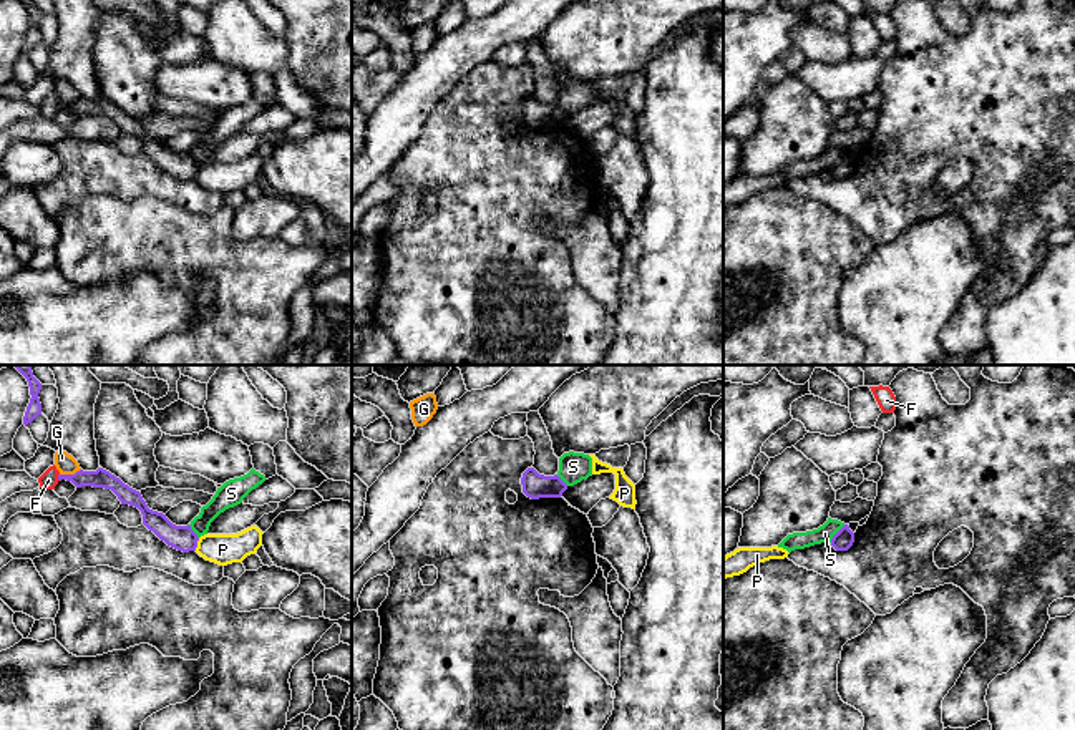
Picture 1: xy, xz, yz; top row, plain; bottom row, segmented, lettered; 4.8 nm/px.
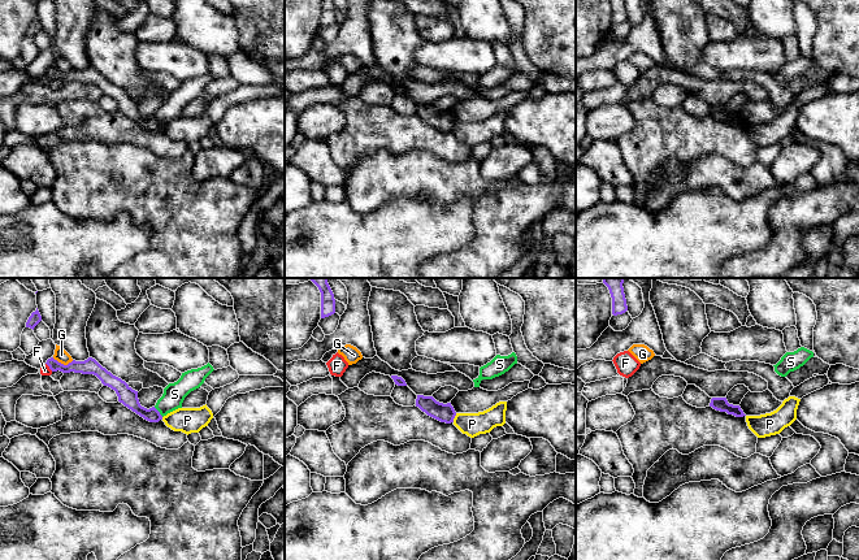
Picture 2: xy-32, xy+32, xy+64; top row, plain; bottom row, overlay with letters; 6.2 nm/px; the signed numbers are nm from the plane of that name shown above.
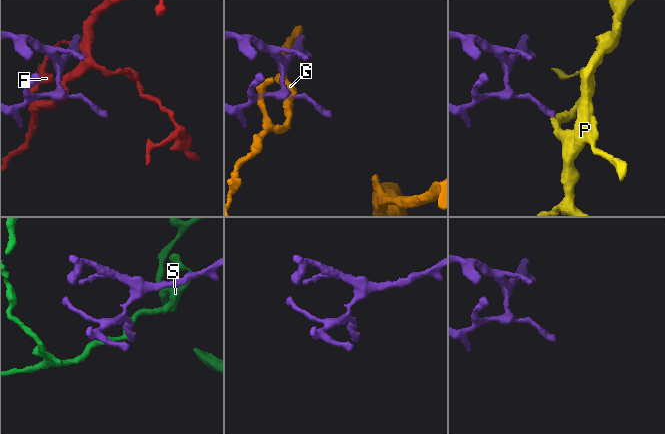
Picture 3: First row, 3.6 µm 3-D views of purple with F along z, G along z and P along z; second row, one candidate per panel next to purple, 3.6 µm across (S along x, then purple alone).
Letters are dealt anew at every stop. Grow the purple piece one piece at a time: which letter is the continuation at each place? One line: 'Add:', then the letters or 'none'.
Add: none

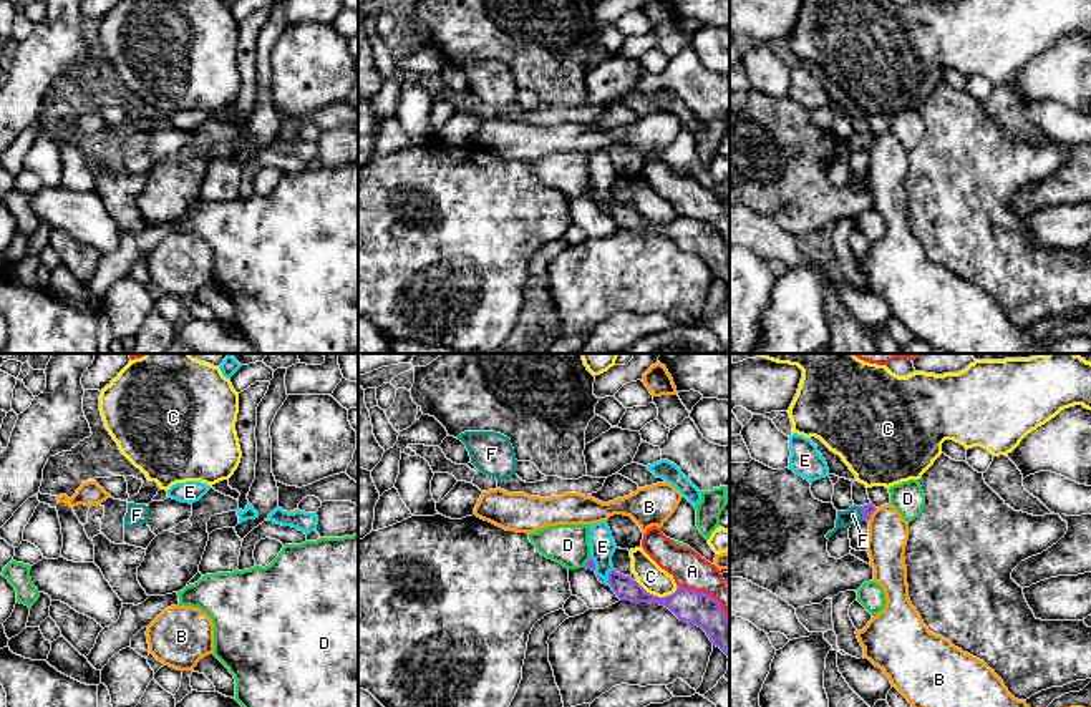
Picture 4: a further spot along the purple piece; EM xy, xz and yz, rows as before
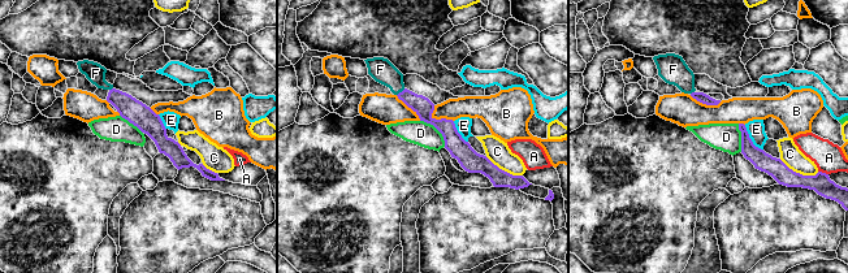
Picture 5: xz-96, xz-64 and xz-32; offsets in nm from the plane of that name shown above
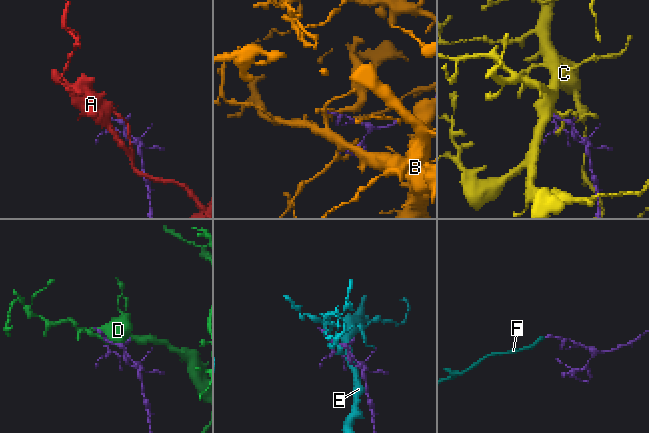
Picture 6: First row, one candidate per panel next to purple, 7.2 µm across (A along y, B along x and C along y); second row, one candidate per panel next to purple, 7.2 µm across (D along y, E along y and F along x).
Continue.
Add: F

